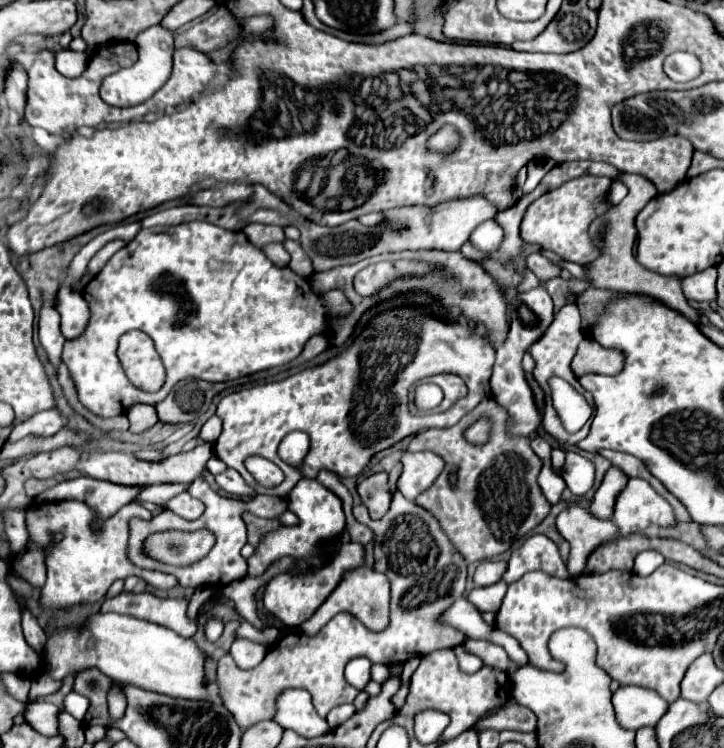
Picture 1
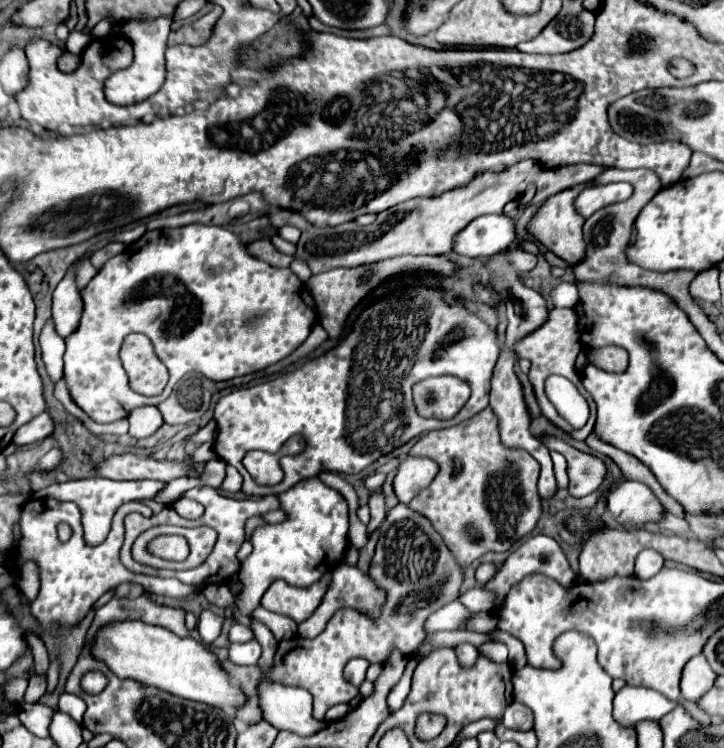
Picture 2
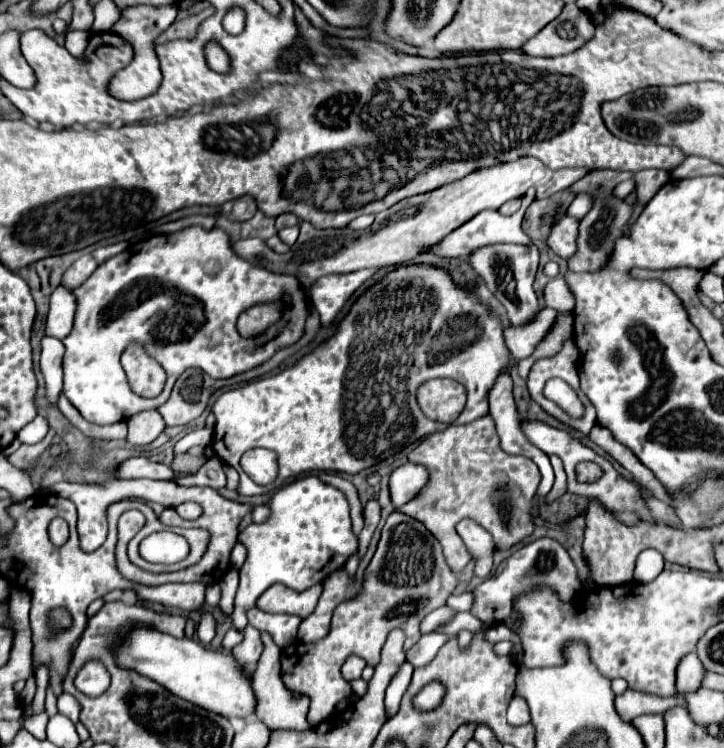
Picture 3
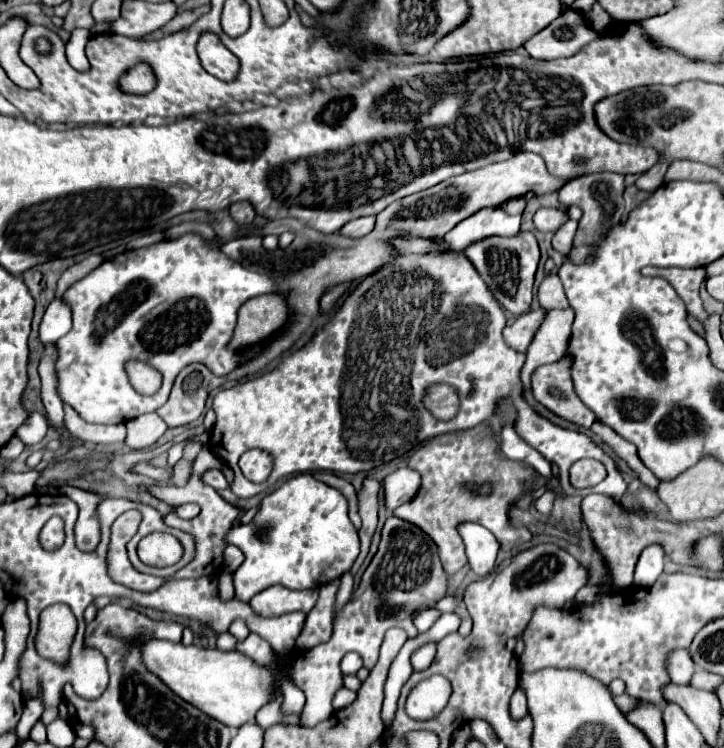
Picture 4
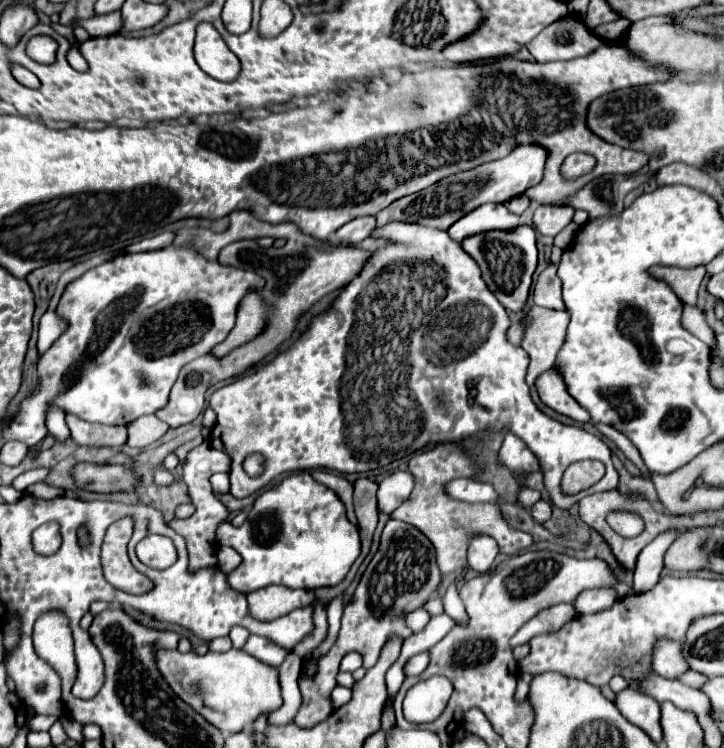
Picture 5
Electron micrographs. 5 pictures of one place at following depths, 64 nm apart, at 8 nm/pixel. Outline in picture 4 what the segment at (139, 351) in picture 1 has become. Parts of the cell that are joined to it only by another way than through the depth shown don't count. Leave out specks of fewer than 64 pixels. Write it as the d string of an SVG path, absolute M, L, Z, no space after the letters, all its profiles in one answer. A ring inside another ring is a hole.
M128 362L126 364L128 376L132 386L140 392L140 394L154 394L160 388L160 374L150 368L148 364L142 362Z

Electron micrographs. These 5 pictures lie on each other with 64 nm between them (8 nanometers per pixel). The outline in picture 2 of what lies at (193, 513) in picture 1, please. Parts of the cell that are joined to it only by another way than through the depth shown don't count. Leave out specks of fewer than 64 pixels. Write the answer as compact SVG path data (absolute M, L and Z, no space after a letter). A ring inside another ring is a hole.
M188 498L176 500L176 502L172 504L172 508L174 508L182 518L190 518L190 520L196 520L196 518L204 512L204 508L202 508L198 502L188 500Z

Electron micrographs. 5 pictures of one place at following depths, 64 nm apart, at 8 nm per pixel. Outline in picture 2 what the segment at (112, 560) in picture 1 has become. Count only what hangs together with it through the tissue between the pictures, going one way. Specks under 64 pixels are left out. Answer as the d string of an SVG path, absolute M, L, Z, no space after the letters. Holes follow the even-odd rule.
M30 498L22 506L20 512L20 540L18 540L18 550L12 558L10 570L20 572L20 564L24 560L36 560L36 566L40 568L40 592L38 598L32 602L32 616L42 628L58 626L58 628L76 628L80 620L88 614L92 604L108 590L116 588L118 584L130 582L130 584L140 584L144 586L146 594L154 596L166 596L166 598L188 598L192 594L200 594L198 586L186 586L180 580L164 580L164 578L148 578L140 574L130 574L122 564L120 564L120 546L124 540L124 526L122 520L128 512L140 512L142 516L150 518L152 510L142 504L142 502L128 502L122 504L112 520L112 530L108 538L96 546L88 548L82 538L82 524L80 524L80 510L74 502L62 502L53 498L40 499ZM66 522L72 528L72 538L68 542L58 542L56 538L56 524Z

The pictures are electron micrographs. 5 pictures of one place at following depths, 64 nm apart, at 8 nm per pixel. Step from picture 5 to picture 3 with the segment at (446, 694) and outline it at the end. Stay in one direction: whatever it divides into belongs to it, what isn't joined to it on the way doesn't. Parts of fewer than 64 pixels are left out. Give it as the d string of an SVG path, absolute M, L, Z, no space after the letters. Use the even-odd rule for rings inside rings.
M434 680L414 696L414 704L416 708L420 708L420 712L430 712L432 708L440 706L442 698L444 698L444 686L440 684L440 680Z

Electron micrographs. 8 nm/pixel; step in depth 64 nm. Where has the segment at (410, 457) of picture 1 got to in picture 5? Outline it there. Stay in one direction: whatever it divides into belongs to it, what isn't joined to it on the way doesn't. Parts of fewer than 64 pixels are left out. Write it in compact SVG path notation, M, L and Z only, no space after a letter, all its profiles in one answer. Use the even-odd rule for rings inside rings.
M394 472L378 486L378 510L392 514L412 492L414 480L410 472Z

